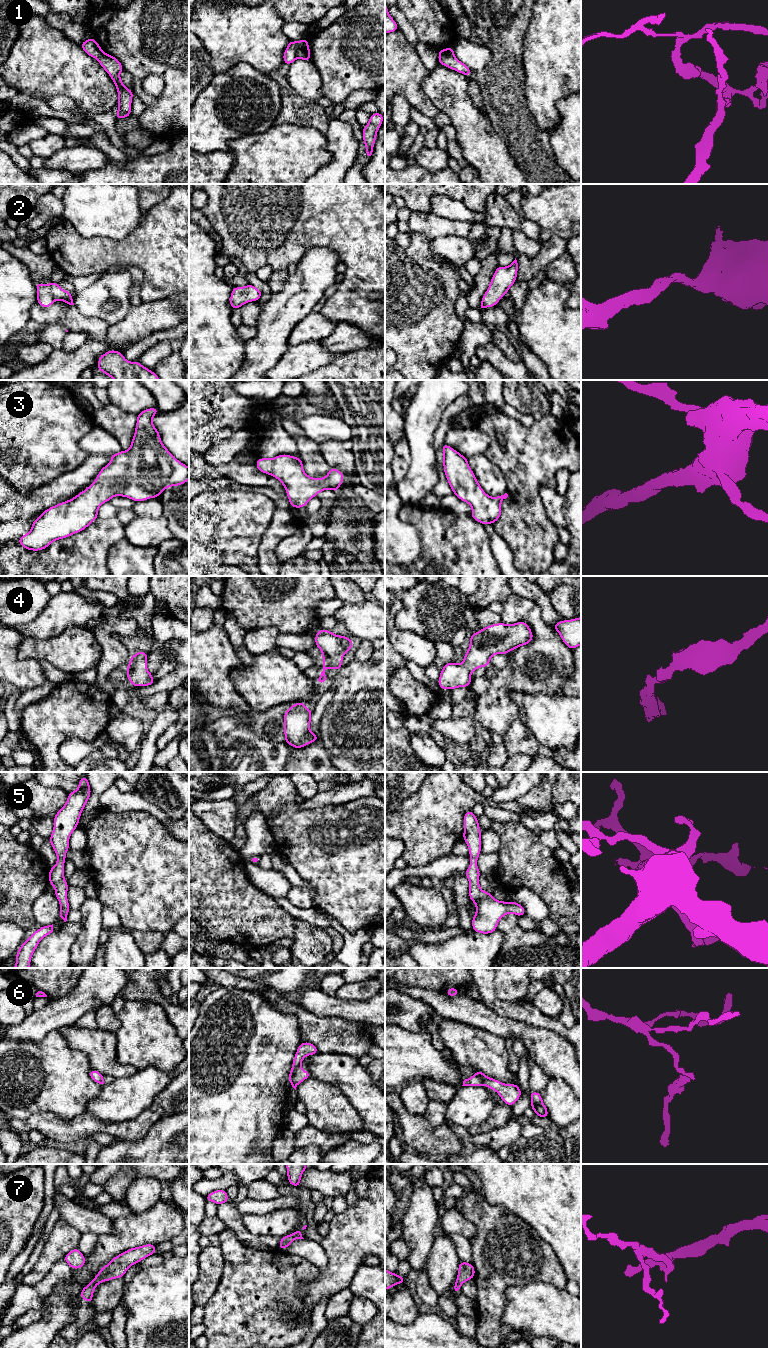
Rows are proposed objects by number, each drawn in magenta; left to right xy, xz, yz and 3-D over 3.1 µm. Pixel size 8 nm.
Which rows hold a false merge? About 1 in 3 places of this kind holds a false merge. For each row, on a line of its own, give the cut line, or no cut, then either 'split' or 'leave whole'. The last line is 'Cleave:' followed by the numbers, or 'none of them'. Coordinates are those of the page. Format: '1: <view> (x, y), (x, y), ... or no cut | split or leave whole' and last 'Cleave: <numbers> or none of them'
1: xz (294, 42), (297, 57) | split
2: no cut | leave whole
3: no cut | leave whole
4: no cut | leave whole
5: no cut | leave whole
6: xz (299, 1065), (290, 1083) | split
7: no cut | leave whole
Cleave: 1, 6

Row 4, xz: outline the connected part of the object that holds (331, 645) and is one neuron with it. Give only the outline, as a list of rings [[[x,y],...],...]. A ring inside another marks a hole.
[[[322,628],[318,630],[314,639],[315,645],[321,650],[323,659],[323,671],[315,681],[321,684],[329,680],[325,674],[327,668],[338,671],[343,666],[343,656],[352,648],[354,641],[348,636],[336,635]]]

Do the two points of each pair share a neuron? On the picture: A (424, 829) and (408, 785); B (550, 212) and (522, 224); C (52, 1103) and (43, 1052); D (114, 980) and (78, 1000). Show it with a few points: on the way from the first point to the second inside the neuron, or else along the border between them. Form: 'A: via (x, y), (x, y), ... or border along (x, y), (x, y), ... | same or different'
A: border along (422, 782), (395, 810) | different
B: border along (520, 214), (541, 228) | different
C: via (52, 1090), (52, 1079), (46, 1073), (43, 1065) | same
D: via (105, 980), (87, 995) | same

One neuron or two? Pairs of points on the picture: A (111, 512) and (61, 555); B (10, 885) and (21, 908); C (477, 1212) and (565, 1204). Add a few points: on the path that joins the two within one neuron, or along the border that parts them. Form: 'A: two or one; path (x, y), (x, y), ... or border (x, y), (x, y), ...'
A: two; border (99, 516), (101, 518), (115, 518)
B: one; path (10, 891), (10, 897), (15, 902)
C: two; border (486, 1200), (493, 1204), (502, 1204), (527, 1223)

